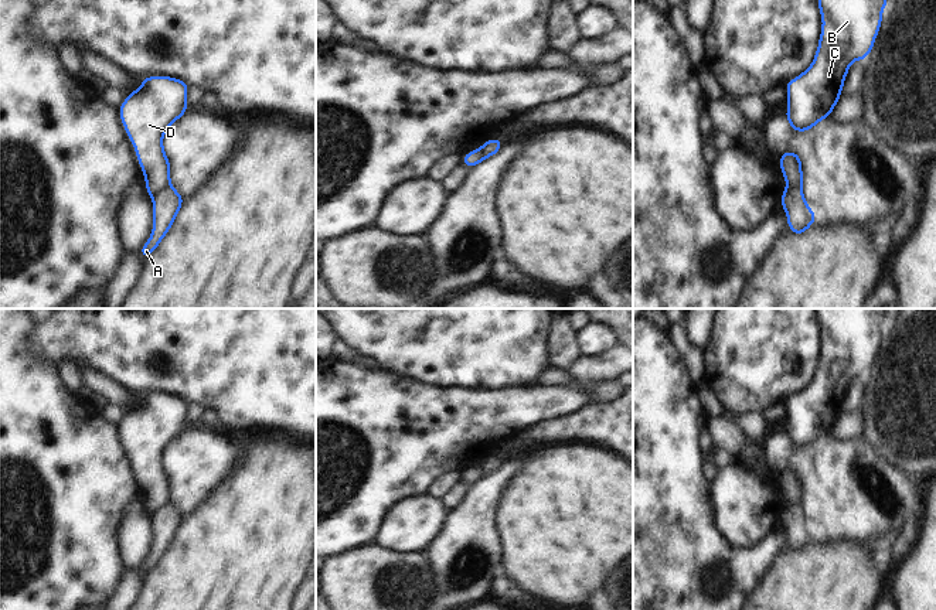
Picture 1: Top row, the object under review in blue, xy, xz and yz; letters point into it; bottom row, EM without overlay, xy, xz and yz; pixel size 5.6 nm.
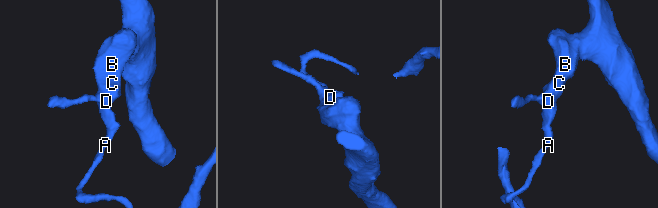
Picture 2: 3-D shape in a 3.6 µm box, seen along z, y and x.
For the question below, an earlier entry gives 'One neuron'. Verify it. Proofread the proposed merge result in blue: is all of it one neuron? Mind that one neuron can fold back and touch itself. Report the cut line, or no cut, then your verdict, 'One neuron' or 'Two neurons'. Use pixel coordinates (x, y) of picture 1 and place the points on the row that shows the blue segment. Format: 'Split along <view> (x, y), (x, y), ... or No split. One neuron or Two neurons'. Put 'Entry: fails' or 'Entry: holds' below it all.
Split along xy (169, 184), (150, 196). Two neurons.
Entry: fails

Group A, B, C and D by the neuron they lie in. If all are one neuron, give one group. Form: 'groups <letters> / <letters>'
groups A / B C D

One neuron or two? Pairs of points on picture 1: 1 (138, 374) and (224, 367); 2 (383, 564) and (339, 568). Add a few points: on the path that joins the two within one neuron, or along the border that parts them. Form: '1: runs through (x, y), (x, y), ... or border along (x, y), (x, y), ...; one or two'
1: runs through (159, 381), (180, 381), (186, 384), (203, 368); one
2: runs through (371, 568), (350, 568); one

